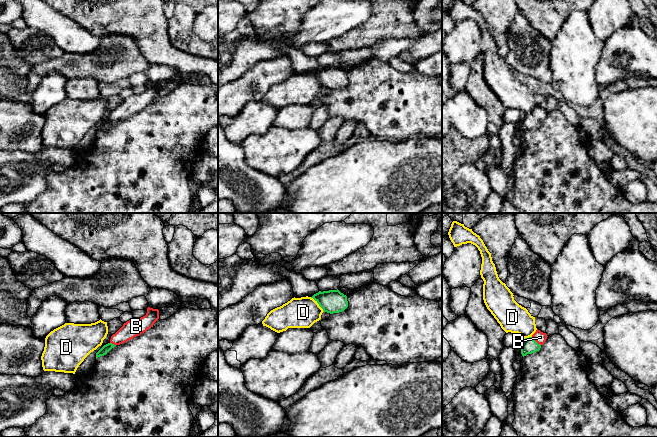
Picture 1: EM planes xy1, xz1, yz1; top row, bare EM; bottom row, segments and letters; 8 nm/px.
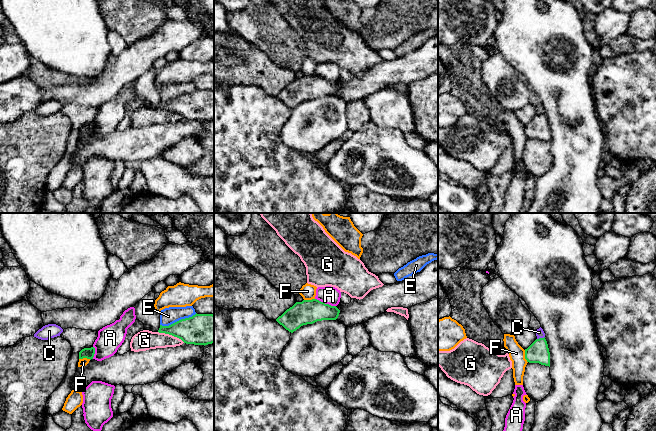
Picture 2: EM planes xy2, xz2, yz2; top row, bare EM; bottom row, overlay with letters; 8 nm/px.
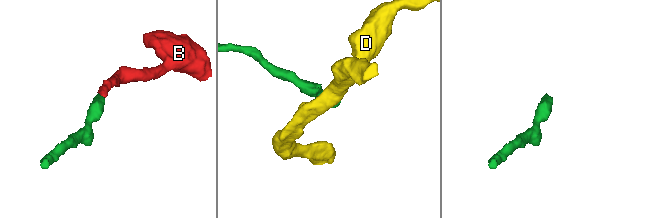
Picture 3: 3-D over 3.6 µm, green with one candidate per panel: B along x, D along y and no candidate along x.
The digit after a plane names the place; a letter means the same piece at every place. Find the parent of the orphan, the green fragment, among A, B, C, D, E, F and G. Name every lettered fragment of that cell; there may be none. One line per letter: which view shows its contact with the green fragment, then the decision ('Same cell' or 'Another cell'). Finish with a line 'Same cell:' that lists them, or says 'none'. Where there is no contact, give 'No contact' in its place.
A: Touches green in xz2. Another cell
B: Touches green in yz1. Same cell
C: Touches green in yz2. Another cell
D: Touches green in xz1. Another cell
E: Touches green in xy2. Another cell
F: Touches green in yz2. Another cell
G: Touches green in xy2. Another cell
Same cell: B

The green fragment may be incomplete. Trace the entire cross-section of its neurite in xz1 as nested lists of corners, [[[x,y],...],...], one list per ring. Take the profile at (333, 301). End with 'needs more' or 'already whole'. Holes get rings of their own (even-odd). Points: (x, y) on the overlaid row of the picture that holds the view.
[[[337,290],[319,291],[313,298],[324,312],[333,314],[344,311],[348,307],[347,296]]]; already whole

